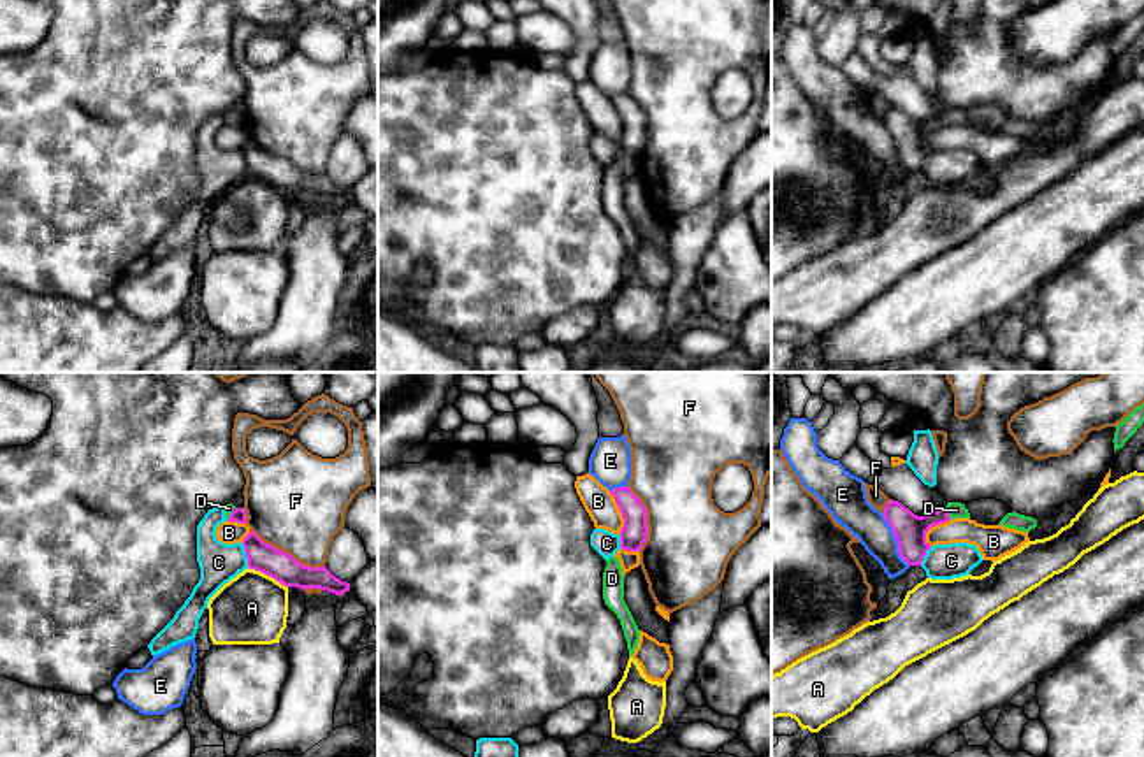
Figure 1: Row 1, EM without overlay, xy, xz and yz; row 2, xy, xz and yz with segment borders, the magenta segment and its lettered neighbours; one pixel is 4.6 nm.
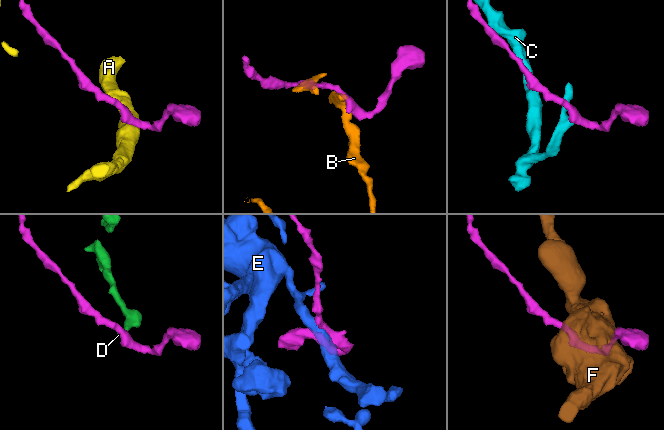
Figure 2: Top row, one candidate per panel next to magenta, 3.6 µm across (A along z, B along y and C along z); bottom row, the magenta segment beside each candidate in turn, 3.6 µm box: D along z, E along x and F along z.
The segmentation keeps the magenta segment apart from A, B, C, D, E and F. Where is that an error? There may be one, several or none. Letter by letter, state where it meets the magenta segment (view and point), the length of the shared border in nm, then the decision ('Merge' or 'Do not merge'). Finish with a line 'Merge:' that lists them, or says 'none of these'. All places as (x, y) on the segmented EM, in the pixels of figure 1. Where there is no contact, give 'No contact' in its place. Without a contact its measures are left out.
A: Touches magenta at xy (267, 575). Shared border 200 nm. Do not merge
B: Touches magenta at xz (621, 511). Shared border 220 nm. Do not merge
C: Touches magenta at xy (246, 555). Shared border 120 nm. Do not merge
D: Touches magenta at yz (948, 513). Shared border 70 nm. Merge
E: Touches magenta at yz (897, 540). Shared border 280 nm. Do not merge
F: Touches magenta at xy (285, 552). Shared border 380 nm. Do not merge
Merge: D

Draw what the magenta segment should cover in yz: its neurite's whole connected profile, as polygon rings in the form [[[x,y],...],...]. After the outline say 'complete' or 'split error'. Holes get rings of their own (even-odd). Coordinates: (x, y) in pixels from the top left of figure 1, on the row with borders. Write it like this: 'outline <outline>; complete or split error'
outline [[[893,499],[886,504],[882,515],[896,537],[900,557],[909,566],[921,566],[926,552],[931,548],[926,543],[926,532],[931,527],[954,518],[970,518],[968,509],[961,502],[947,502],[947,506],[938,511],[917,516]]]; split error

